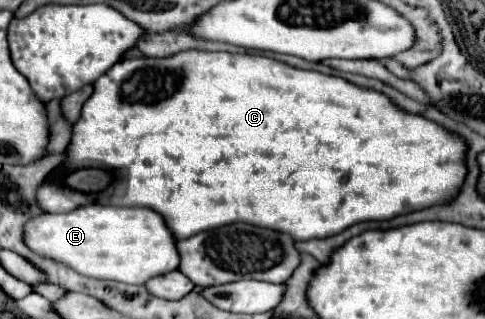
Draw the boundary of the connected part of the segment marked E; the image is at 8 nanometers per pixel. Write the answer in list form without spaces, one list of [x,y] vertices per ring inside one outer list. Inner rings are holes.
[[[81,206],[65,214],[41,214],[25,224],[25,244],[41,258],[53,258],[79,274],[97,280],[145,284],[149,278],[179,266],[175,238],[165,220],[149,208]]]

